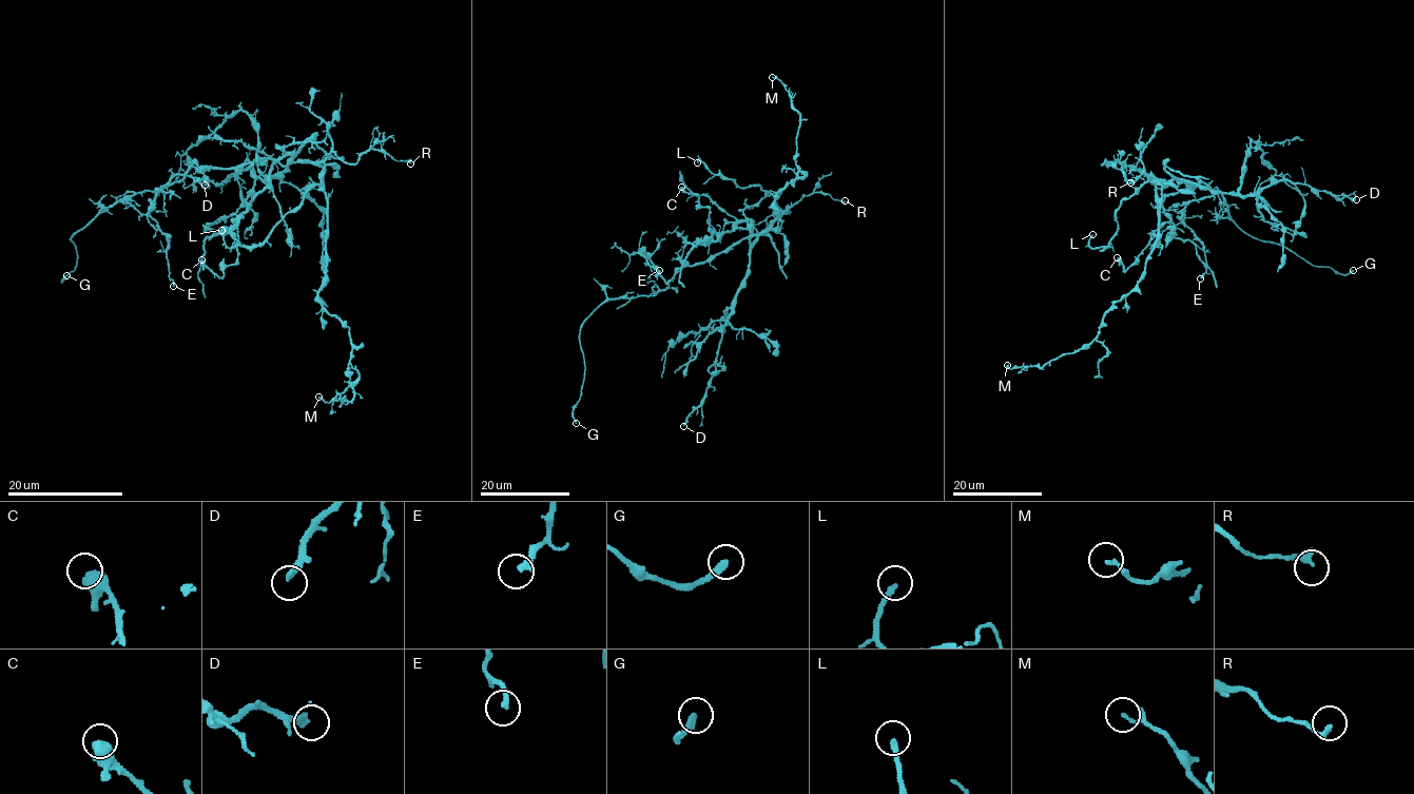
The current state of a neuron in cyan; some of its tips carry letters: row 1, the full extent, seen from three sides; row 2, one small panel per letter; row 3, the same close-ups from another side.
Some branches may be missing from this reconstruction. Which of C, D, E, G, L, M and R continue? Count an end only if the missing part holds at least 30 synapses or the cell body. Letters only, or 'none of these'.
G

